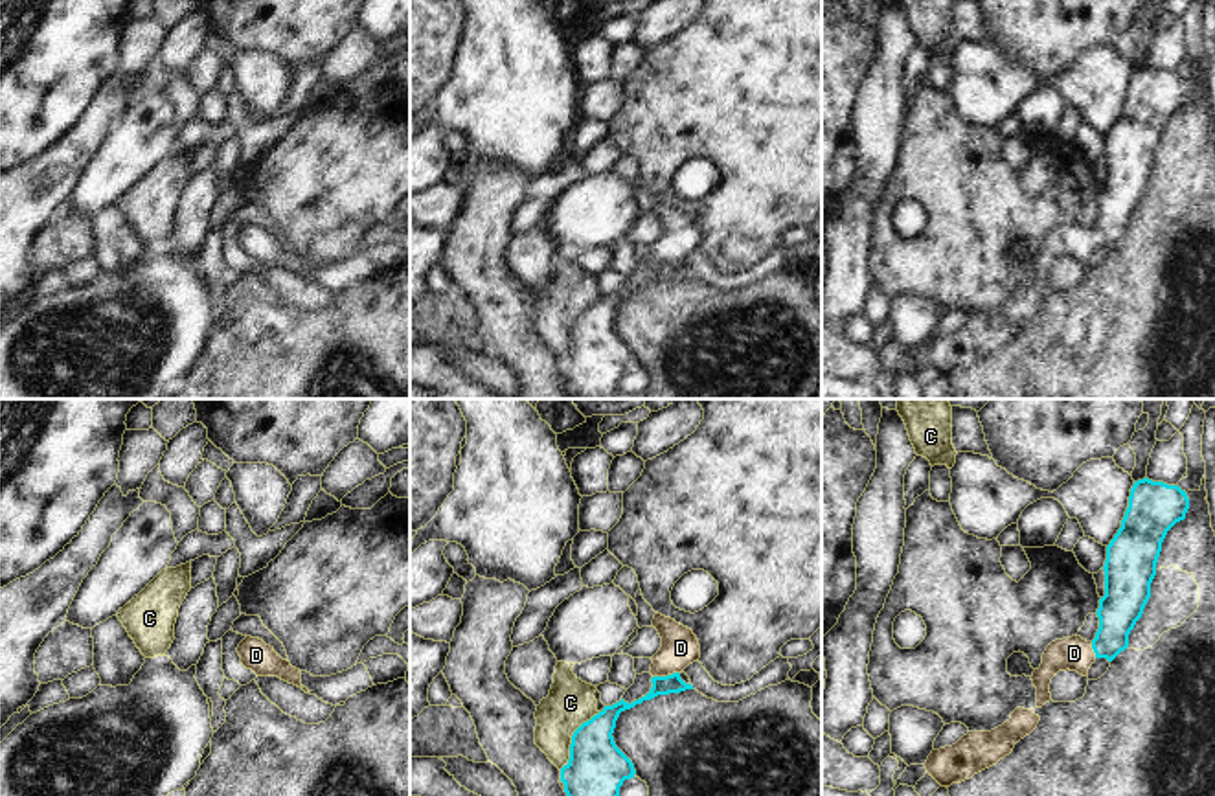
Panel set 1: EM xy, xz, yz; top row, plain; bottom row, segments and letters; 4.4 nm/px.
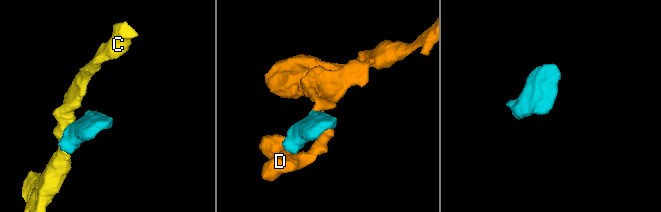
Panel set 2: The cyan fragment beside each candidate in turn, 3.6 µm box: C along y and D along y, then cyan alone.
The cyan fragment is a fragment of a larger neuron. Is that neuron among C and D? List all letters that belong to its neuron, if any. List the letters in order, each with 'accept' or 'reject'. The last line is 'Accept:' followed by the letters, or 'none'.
C: reject
D: accept
Accept: D

